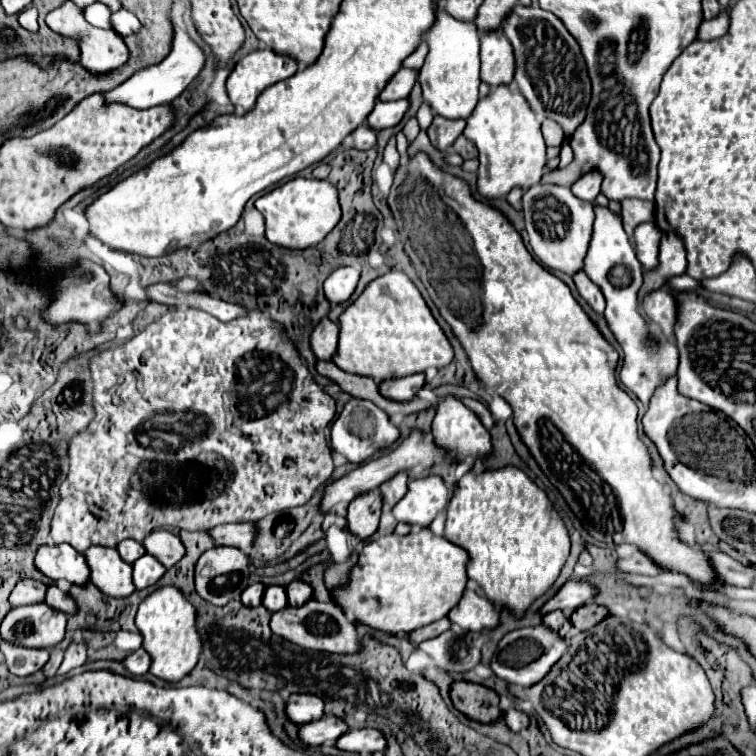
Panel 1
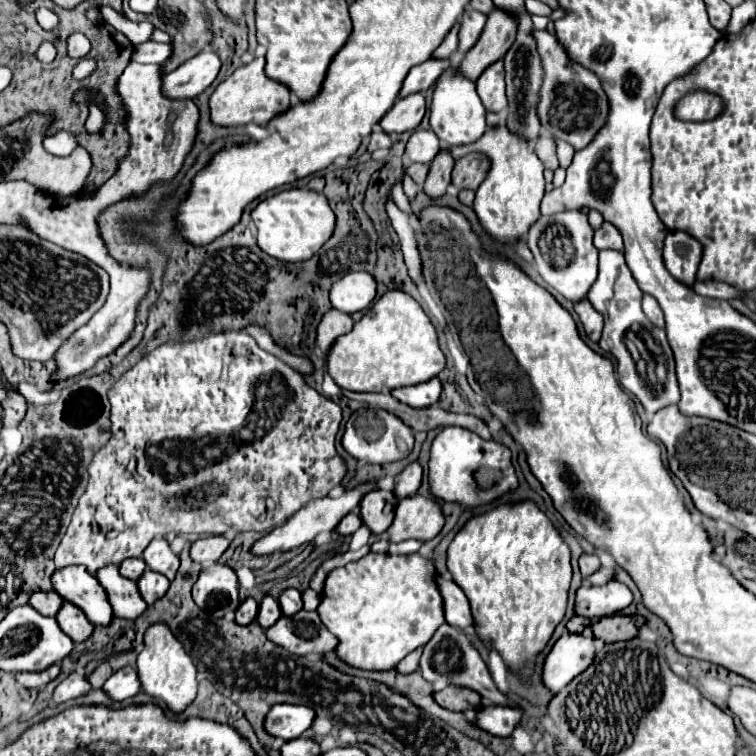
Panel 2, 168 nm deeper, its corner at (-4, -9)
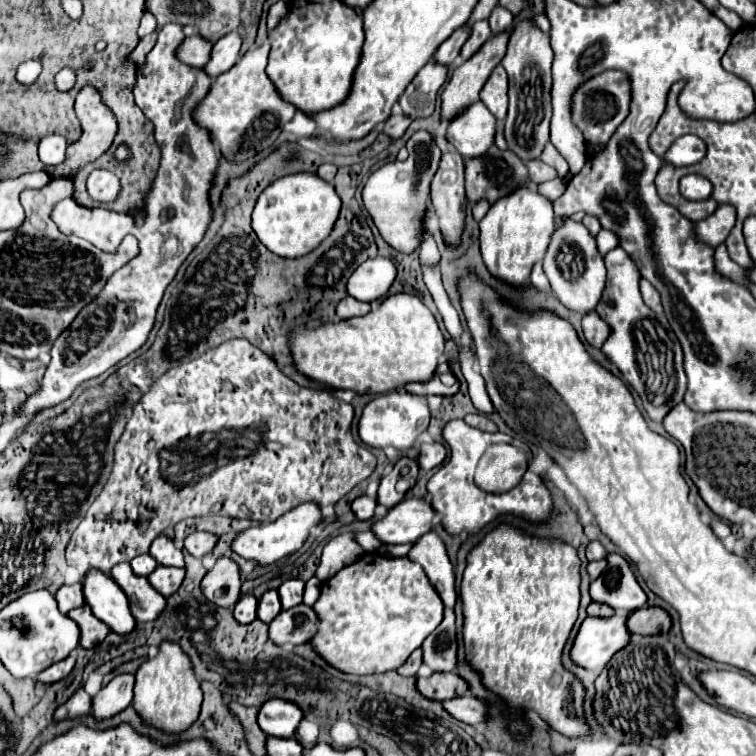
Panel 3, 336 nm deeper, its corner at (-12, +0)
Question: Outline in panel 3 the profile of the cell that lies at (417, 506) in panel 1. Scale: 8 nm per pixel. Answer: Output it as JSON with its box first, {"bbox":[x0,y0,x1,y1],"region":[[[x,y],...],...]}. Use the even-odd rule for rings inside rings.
{"bbox":[372,498,436,544],"region":[[[404,498],[382,520],[376,520],[372,530],[384,544],[416,542],[432,530],[436,512],[422,498]]]}

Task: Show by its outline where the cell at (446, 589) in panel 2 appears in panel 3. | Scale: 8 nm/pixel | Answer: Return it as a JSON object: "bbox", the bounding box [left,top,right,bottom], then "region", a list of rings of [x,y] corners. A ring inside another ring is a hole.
{"bbox":[408,530,458,608],"region":[[[434,530],[424,534],[414,548],[408,554],[410,560],[422,564],[426,576],[434,584],[436,592],[440,594],[444,606],[454,608],[458,600],[458,590],[456,590],[456,576],[454,576],[454,566],[446,554],[444,542],[438,538]]]}

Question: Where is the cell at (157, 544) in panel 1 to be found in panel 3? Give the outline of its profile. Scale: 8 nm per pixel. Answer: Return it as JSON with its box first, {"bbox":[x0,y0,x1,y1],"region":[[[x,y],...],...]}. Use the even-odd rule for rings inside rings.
{"bbox":[150,534,184,568],"region":[[[160,534],[152,546],[150,546],[150,556],[162,564],[162,566],[176,566],[176,568],[184,568],[184,556],[182,550],[176,548],[174,540],[168,538],[166,534]]]}

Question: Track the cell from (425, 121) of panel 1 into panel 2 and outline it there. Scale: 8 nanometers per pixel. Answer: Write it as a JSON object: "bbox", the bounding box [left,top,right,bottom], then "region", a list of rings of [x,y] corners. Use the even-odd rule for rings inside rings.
{"bbox":[404,129,440,163],"region":[[[416,129],[404,149],[404,159],[414,161],[414,163],[430,163],[440,151],[440,141],[436,139],[436,135],[432,135],[432,129],[422,131]]]}

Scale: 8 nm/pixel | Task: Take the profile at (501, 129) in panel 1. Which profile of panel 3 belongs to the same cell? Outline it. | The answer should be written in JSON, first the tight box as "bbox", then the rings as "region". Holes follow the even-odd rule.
{"bbox":[480,182,554,284],"region":[[[526,182],[510,196],[496,200],[480,220],[480,250],[488,270],[508,284],[526,284],[532,264],[540,262],[554,232],[552,202],[538,192],[538,184]]]}

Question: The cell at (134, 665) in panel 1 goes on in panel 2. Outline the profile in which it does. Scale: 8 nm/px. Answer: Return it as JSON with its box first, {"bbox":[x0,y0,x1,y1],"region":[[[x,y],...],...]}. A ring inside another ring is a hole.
{"bbox":[102,667,140,701],"region":[[[124,667],[116,671],[104,685],[102,691],[112,699],[112,701],[124,701],[134,697],[140,691],[140,681],[136,677],[134,667]]]}

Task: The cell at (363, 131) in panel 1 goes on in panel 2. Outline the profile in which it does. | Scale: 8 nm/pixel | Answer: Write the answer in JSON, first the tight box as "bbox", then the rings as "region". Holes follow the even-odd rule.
{"bbox":[368,125,392,153],"region":[[[376,125],[376,127],[374,127],[374,131],[372,131],[372,135],[370,135],[368,151],[372,153],[372,151],[382,149],[382,147],[392,147],[392,139],[390,139],[390,135],[388,135],[388,133],[384,133],[384,131],[382,131],[382,127],[380,127],[380,125]]]}

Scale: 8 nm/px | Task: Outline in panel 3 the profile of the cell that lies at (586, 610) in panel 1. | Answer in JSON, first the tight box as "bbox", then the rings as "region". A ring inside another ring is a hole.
{"bbox":[628,606,670,634],"region":[[[656,606],[638,608],[628,616],[630,634],[658,634],[670,630],[670,616]]]}

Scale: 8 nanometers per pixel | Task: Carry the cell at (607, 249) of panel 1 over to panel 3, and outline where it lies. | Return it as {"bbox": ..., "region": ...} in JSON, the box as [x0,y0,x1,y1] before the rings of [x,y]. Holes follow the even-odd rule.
{"bbox":[596,246,687,422],"region":[[[620,246],[610,250],[604,256],[604,262],[608,268],[608,286],[604,288],[604,298],[600,298],[600,306],[596,306],[596,312],[612,328],[612,332],[610,332],[608,340],[604,342],[602,350],[618,366],[618,370],[622,372],[622,380],[626,380],[640,394],[648,416],[656,422],[662,422],[662,418],[668,414],[668,410],[672,406],[676,406],[678,402],[682,402],[687,390],[687,376],[683,368],[681,345],[678,344],[678,338],[672,332],[666,316],[654,314],[644,304],[642,294],[640,294],[640,272],[638,272],[636,264],[632,262],[632,258],[626,254],[626,250],[622,250]],[[632,326],[634,326],[634,330],[632,330]],[[668,370],[675,372],[676,376],[662,374]],[[640,374],[642,374],[642,378],[640,378]]]}

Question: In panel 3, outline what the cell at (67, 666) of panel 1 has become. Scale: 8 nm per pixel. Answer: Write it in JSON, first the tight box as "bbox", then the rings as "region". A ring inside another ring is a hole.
{"bbox":[54,688,92,720],"region":[[[78,688],[70,700],[62,706],[56,708],[54,720],[64,720],[64,718],[76,718],[80,714],[88,714],[92,710],[92,696],[84,692],[84,688]]]}

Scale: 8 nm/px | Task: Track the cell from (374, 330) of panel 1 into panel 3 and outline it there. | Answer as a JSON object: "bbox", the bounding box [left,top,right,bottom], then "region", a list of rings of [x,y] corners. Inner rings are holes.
{"bbox":[290,292,444,392],"region":[[[398,292],[382,300],[376,310],[370,310],[366,316],[340,320],[336,324],[322,324],[322,322],[308,322],[306,326],[294,328],[290,332],[290,350],[294,362],[302,374],[308,378],[328,384],[332,388],[348,388],[354,392],[388,392],[396,386],[404,386],[414,380],[428,380],[432,378],[438,358],[444,352],[444,336],[438,328],[434,314],[422,304],[420,298],[414,294]]]}

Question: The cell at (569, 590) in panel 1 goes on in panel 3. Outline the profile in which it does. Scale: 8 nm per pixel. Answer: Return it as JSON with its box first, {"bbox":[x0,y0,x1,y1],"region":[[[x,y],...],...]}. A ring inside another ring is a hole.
{"bbox":[590,554,646,610],"region":[[[608,554],[610,582],[608,576],[598,576],[590,584],[590,596],[594,602],[604,602],[614,610],[636,610],[646,602],[646,594],[640,588],[630,564],[620,554]]]}

